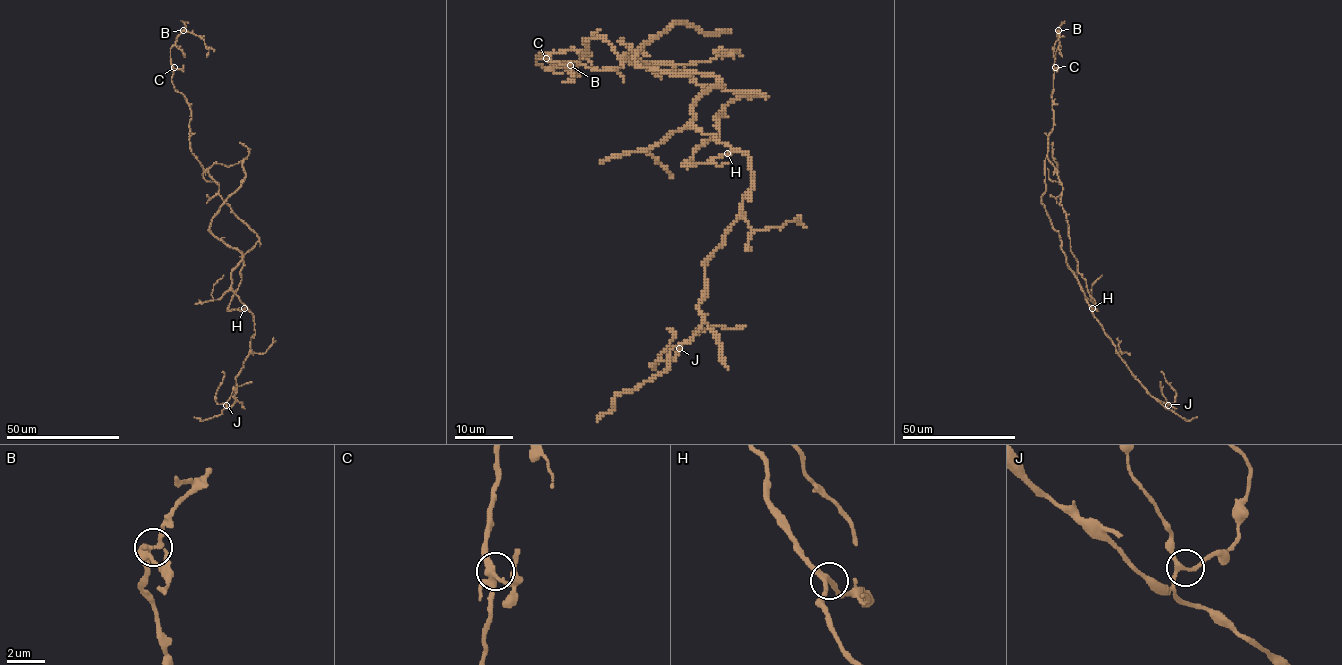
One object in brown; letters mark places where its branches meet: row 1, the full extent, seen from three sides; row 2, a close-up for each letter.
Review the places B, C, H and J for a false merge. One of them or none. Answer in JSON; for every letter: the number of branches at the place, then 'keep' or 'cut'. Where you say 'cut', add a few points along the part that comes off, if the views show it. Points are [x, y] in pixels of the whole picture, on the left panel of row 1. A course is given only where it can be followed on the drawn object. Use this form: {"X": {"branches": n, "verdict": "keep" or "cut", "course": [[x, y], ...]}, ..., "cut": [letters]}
{"B": {"branches": 3, "verdict": "keep"}, "C": {"branches": 3, "verdict": "keep"}, "H": {"branches": 3, "verdict": "keep"}, "J": {"branches": 3, "verdict": "keep"}, "cut": []}

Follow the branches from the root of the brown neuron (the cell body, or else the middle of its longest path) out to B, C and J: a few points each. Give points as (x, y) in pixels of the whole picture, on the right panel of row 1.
B: (1070, 243), (1066, 214), (1060, 205), (1062, 185), (1047, 156), (1048, 136), (1053, 125), (1051, 95), (1058, 30)
C: (1070, 243), (1066, 214), (1060, 205), (1062, 185), (1047, 156), (1048, 136), (1053, 125), (1051, 95), (1055, 67)
J: (1070, 243), (1078, 272), (1098, 310), (1092, 308), (1094, 316), (1132, 374), (1164, 407), (1168, 405)

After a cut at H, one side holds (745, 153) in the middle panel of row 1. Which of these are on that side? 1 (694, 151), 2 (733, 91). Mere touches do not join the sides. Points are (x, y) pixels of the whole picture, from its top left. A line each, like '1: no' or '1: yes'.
1: no
2: no

